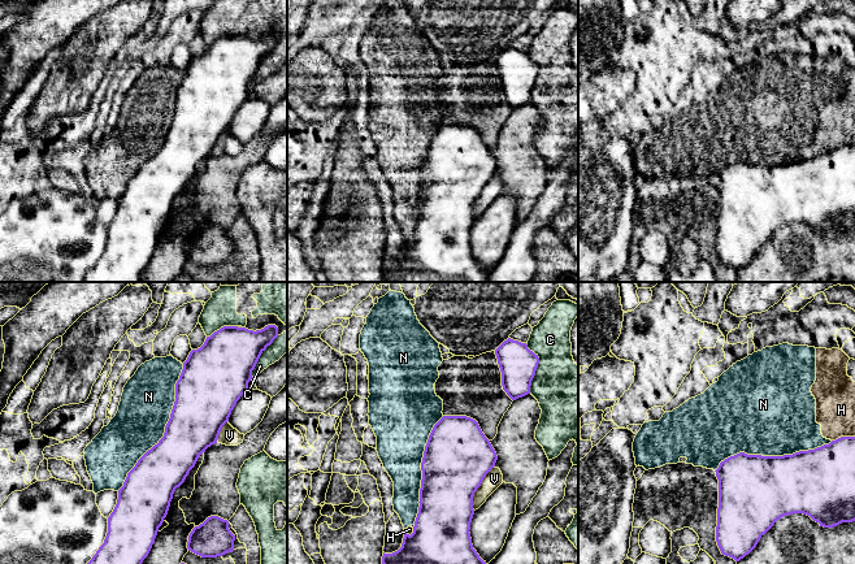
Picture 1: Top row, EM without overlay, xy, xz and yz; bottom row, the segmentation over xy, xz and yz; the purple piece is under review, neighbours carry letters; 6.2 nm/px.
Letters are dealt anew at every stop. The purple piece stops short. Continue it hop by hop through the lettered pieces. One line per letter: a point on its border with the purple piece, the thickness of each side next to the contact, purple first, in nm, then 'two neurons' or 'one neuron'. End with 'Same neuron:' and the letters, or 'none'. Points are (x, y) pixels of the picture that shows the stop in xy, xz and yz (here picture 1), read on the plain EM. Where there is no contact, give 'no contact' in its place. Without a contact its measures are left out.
C: contact xz (537, 76); calibres 220 and 380 nm; two neurons
H: contact yz (842, 146); calibres 340 and 240 nm; two neurons
N: contact xy (165, 137); calibres 340 and 320 nm; two neurons
V: contact xz (478, 195); calibres 420 and 110 nm; two neurons
Same neuron: none

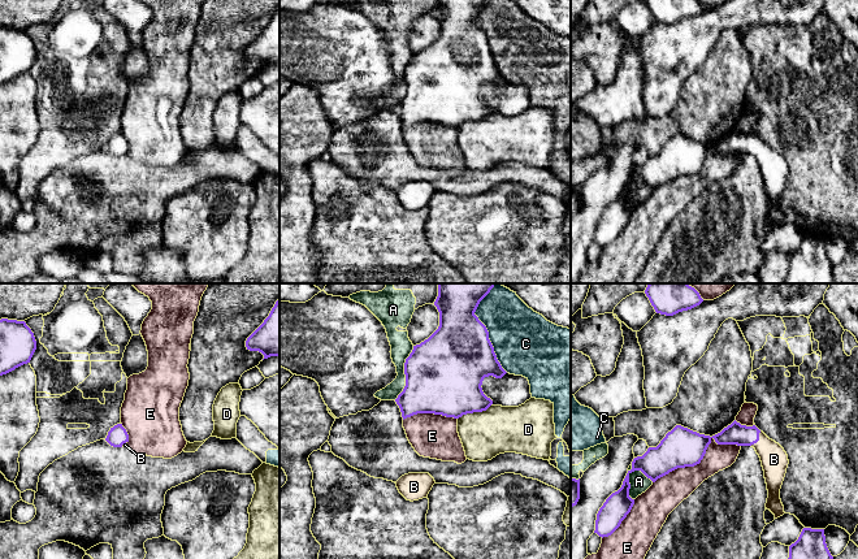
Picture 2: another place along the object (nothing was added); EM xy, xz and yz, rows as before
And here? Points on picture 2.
A: contact yz (628, 191); calibres 190 and 110 nm; two neurons
B: contact yz (758, 148); calibres 130 and 160 nm; one neuron
C: contact xz (488, 40); calibres 420 and 400 nm; two neurons
D: contact xz (473, 120); calibres 420 and 300 nm; two neurons
E: contact yz (701, 168); calibres 240 and 190 nm; two neurons
Same neuron: B

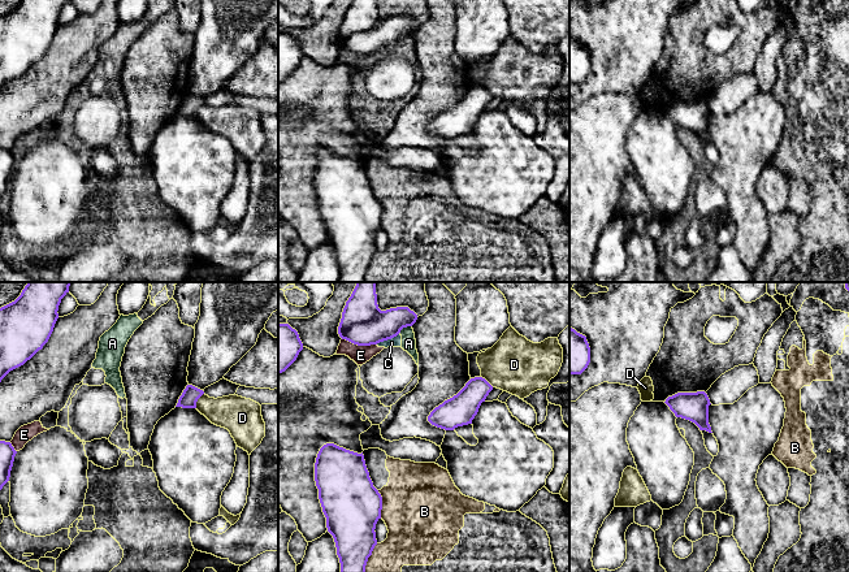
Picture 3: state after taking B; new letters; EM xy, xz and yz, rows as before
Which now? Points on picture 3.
A: contact xz (404, 35); calibres 260 and 100 nm; two neurons
B: contact xz (381, 213); calibres 360 and 500 nm; two neurons
C: contact xz (388, 47); calibres 280 and 60 nm; two neurons
D: contact xy (196, 109); calibres 110 and 220 nm; two neurons
E: contact xz (359, 53); calibres 280 and 110 nm; two neurons
Same neuron: none

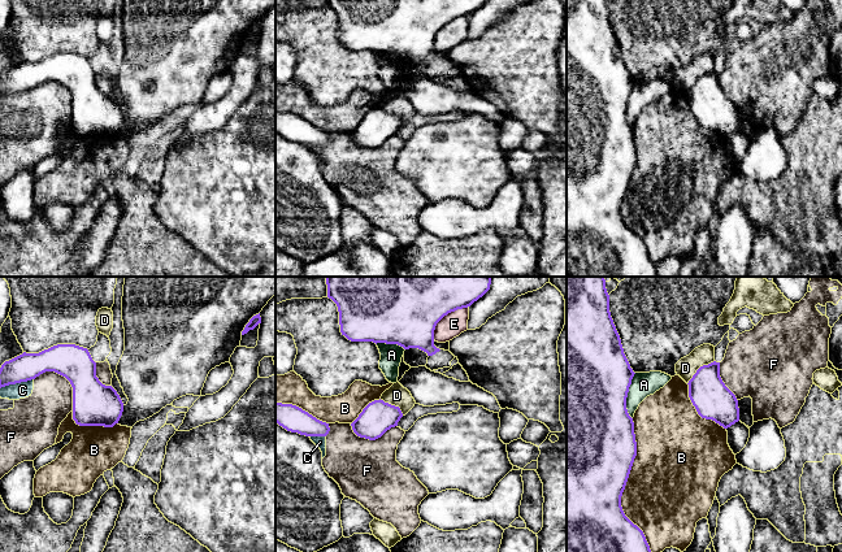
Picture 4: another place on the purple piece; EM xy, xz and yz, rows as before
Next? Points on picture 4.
A: contact yz (626, 105); calibres 500 and 150 nm; two neurons
B: contact yz (624, 196); calibres 500 and 480 nm; two neurons
C: contact xy (16, 91); calibres 170 and 100 nm; two neurons
D: contact yz (698, 78); calibres 240 and 120 nm; two neurons
E: contact xz (443, 25); calibres 340 and 150 nm; two neurons
F: contact xy (65, 86); calibres 280 and 260 nm; two neurons
Same neuron: none

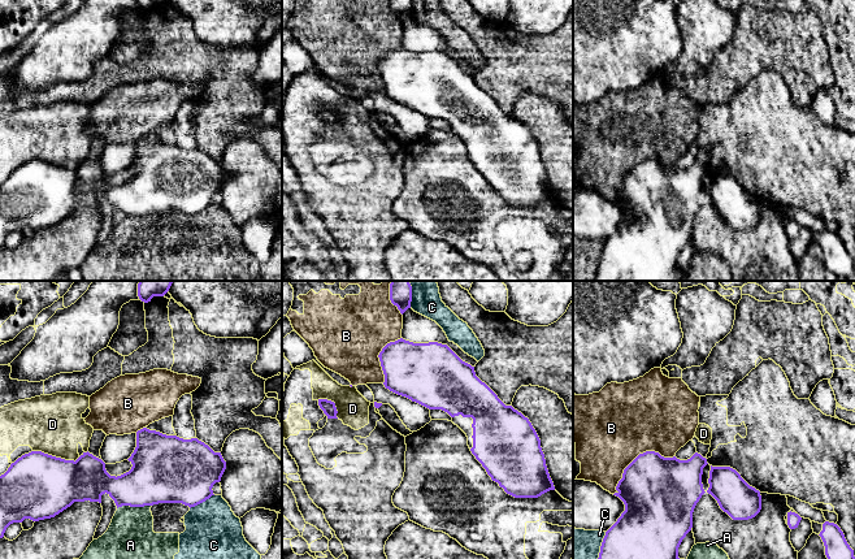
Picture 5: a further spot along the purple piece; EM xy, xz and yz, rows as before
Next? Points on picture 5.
A: contact xy (134, 215); calibres 360 and 340 nm; two neurons
B: contact yz (637, 165); calibres 440 and 480 nm; two neurons
C: contact yz (600, 260); calibres 500 and 300 nm; two neurons
D: contact xy (55, 165); calibres 420 and 360 nm; two neurons
Same neuron: none

